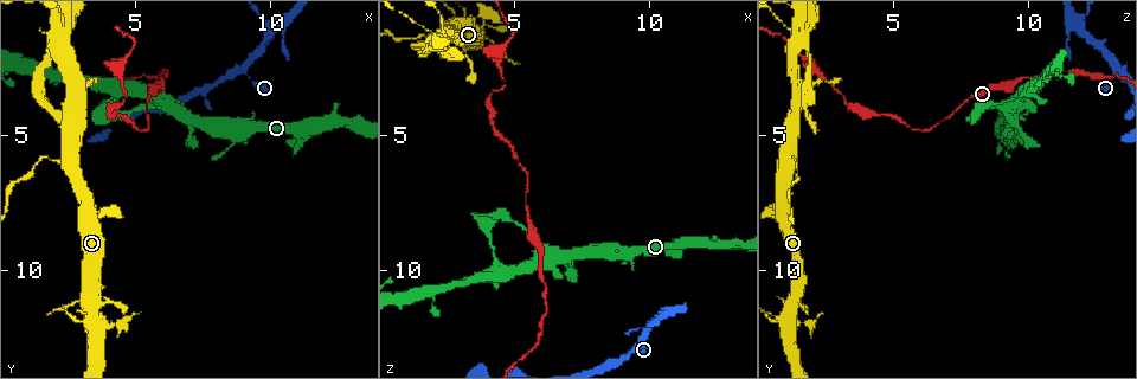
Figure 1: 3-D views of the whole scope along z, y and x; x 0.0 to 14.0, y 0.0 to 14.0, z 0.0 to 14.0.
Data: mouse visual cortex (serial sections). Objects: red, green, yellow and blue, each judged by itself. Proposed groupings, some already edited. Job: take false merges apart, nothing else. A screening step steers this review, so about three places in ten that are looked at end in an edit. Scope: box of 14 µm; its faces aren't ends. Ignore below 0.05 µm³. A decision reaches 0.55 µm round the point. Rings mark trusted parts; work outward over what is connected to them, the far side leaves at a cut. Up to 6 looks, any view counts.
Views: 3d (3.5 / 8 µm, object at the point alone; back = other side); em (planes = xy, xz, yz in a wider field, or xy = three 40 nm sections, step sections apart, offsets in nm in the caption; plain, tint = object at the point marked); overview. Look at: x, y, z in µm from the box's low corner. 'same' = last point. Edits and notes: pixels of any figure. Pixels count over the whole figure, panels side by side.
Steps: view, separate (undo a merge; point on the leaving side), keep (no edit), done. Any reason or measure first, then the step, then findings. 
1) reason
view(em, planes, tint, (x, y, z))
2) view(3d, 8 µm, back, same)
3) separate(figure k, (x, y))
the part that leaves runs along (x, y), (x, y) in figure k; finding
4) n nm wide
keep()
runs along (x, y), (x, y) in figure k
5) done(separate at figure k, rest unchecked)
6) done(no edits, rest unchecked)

abrupt turn
view(3d, 3.5 µm, (4.5, 3.3, 10.1))

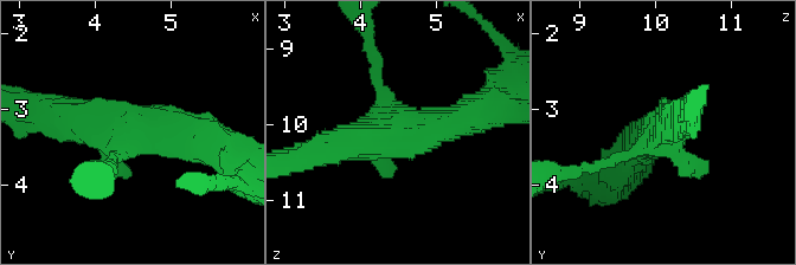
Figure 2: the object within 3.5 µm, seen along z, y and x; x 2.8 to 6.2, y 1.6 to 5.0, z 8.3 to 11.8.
now the EM
view(em, xy, step 3, tint, (4.50, 3.30, 10.00))

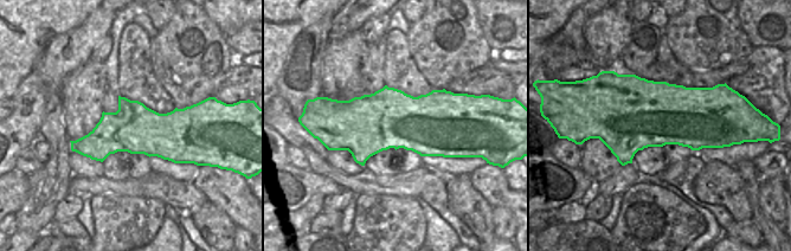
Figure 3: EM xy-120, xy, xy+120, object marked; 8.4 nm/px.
keep()
runs along (476, 111), (327, 147) in figure 2; continuous, no second cell

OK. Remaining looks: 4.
four arms meet
view(3d, 3.5 µm, (2.1, 1.6, 1.5))

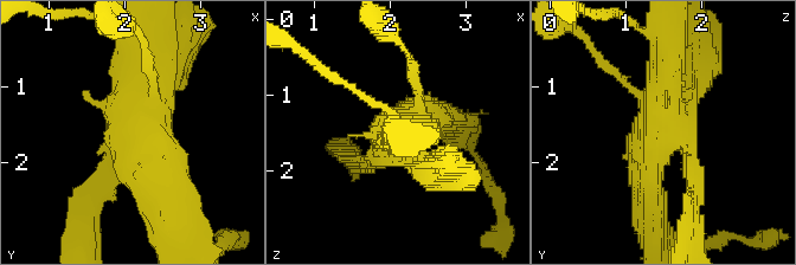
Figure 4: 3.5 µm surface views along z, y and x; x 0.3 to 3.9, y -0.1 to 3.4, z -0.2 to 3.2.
view(em, xy, step 2, tint, (2.10, 1.65, 1.45))

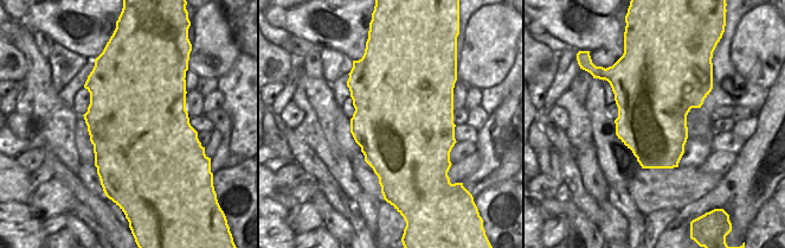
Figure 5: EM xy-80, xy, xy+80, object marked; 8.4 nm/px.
separate(figure 4, (438, 186))
the part that leaves runs along (386, 153), (374, 162), (350, 156) in figure 4; a second cell is stuck on

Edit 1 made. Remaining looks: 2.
done(separate at figure 4, rest unchecked)

